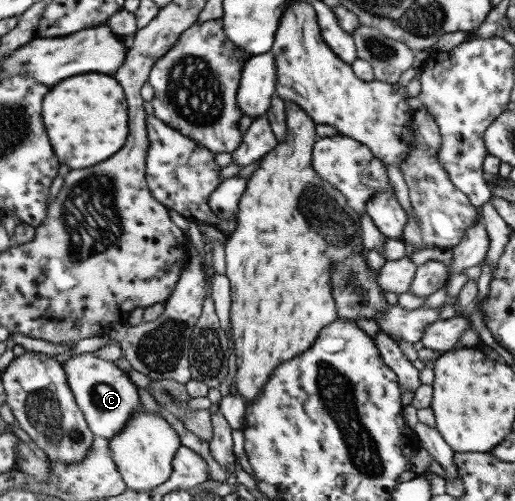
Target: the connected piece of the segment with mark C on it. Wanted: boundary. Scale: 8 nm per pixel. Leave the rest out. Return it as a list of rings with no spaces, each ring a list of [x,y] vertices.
[[[91,352],[75,354],[63,362],[62,366],[69,388],[91,432],[107,440],[121,432],[132,412],[141,405],[136,386],[128,374],[115,366],[113,361],[97,358]]]

